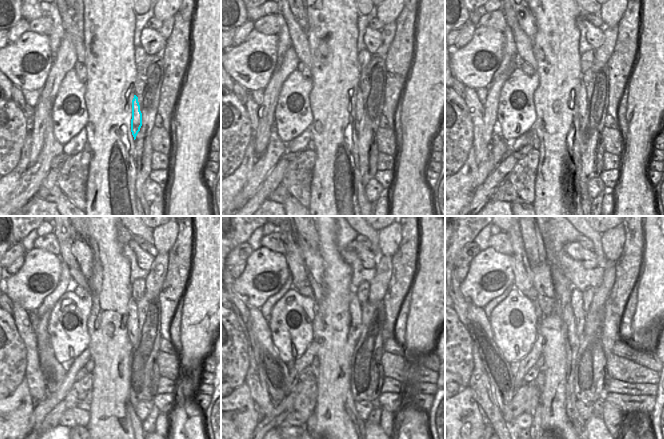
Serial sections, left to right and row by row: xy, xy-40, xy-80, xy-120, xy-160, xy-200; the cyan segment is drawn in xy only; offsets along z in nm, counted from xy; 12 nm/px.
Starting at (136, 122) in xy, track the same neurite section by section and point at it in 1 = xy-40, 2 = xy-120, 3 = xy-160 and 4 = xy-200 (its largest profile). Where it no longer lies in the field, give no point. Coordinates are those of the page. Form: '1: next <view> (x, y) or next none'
1: next xy-40 (359, 107)
2: next xy-120 (133, 322)
3: next xy-160 (355, 307)
4: next xy-200 (576, 295)

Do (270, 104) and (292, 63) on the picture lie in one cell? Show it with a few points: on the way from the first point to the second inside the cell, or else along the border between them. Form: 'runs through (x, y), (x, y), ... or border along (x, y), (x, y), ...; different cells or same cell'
runs through (271, 94), (276, 80), (282, 73); same cell

